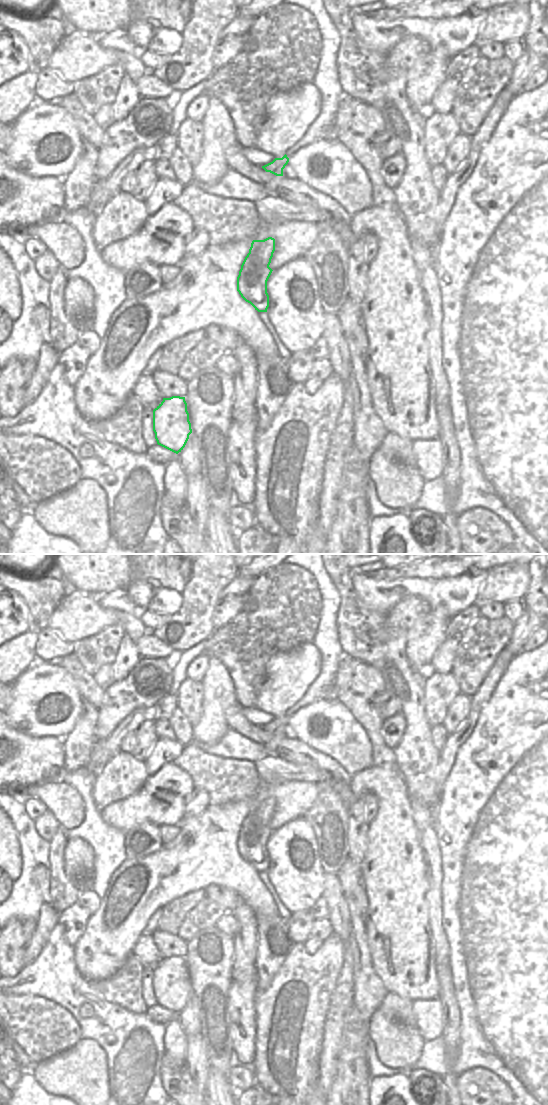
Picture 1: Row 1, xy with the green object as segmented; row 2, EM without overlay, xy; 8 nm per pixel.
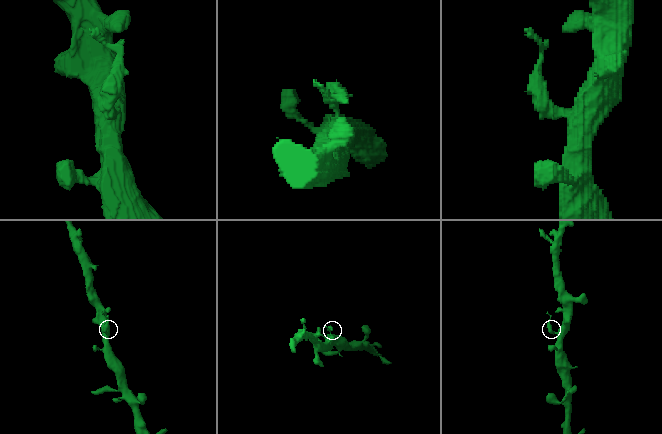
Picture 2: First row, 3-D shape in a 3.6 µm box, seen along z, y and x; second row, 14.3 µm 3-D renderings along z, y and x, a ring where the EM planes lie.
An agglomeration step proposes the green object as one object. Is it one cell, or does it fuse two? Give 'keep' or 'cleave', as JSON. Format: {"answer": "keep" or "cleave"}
{"answer": "cleave"}

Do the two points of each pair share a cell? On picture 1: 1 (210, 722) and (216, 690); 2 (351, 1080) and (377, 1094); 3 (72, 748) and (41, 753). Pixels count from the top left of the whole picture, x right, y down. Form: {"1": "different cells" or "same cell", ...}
{"1": "same cell", "2": "different cells", "3": "different cells"}

